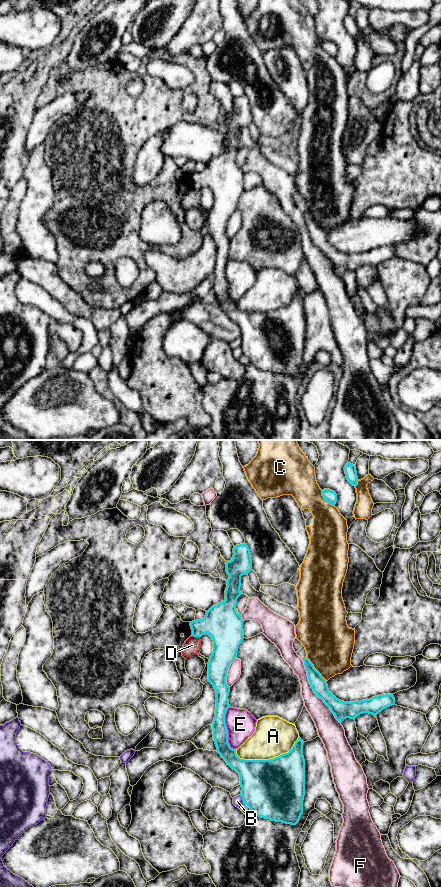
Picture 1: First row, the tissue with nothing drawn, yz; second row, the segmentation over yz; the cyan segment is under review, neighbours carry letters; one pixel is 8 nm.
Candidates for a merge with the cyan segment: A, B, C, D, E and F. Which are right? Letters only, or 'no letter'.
no letter

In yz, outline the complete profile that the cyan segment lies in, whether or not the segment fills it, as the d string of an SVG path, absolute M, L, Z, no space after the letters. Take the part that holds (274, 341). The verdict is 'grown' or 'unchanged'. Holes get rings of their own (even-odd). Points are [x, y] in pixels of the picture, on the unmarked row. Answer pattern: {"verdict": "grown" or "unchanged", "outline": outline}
{"verdict": "unchanged", "outline": "M246 95L236 97L233 100L233 110L230 113L226 113L226 124L229 130L226 132L227 139L225 142L225 152L212 158L203 171L194 172L190 174L192 181L192 188L201 189L204 186L208 186L213 192L213 204L208 214L208 233L213 237L216 243L216 260L215 269L212 275L213 291L215 293L217 304L226 313L226 315L235 322L240 328L240 337L242 339L240 348L243 355L246 356L250 363L254 364L257 368L265 371L270 371L276 374L282 374L286 376L296 377L303 365L303 352L305 348L305 312L303 308L303 293L299 289L295 294L292 301L285 306L269 312L244 312L240 311L236 306L236 301L230 299L228 295L228 282L225 275L225 266L229 257L229 244L230 239L226 236L227 223L230 216L236 211L239 197L244 191L243 174L241 167L236 163L237 151L241 147L241 128L248 126L252 123L252 108Z"}

